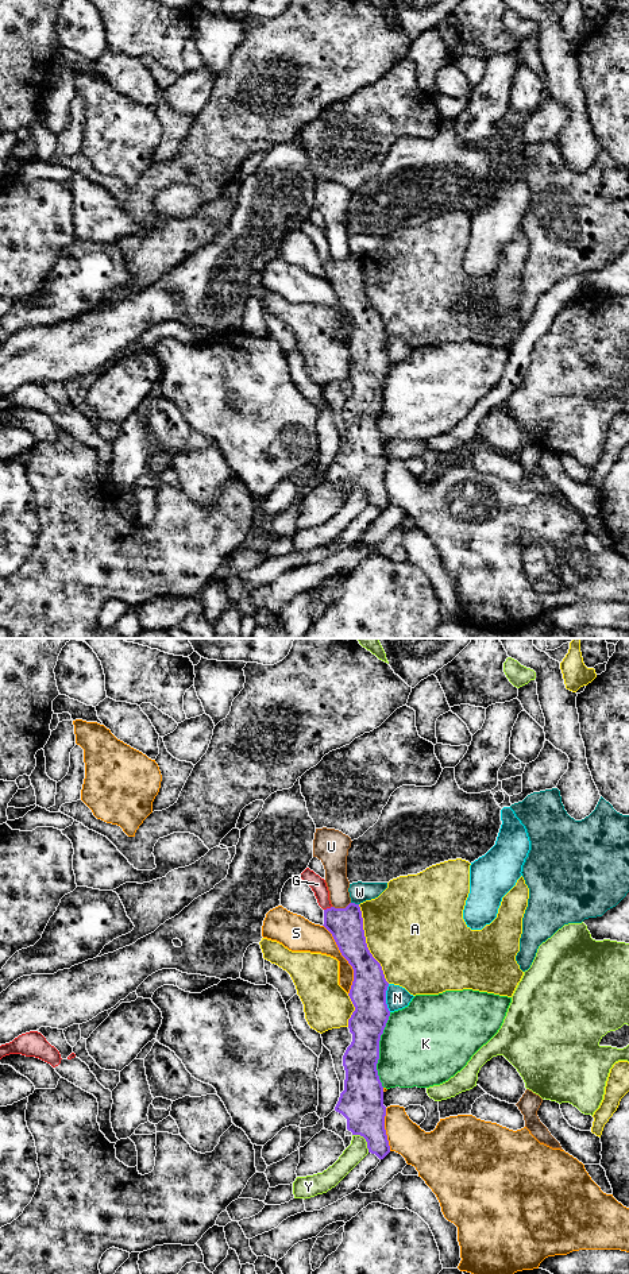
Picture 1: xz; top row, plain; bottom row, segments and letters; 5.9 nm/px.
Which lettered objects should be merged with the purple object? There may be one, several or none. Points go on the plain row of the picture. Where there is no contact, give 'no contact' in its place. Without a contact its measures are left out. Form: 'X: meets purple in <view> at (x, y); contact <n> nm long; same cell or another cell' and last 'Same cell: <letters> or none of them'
A: meets purple in xz at (366, 296); contact 500 nm long; another cell
G: meets purple in xz at (327, 261); contact 50 nm long; another cell
K: meets purple in xz at (378, 402); contact 460 nm long; another cell
N: meets purple in xz at (385, 350); contact 170 nm long; another cell
S: meets purple in xz at (346, 311); contact 440 nm long; another cell
U: meets purple in xz at (340, 261); contact 120 nm long; another cell
W: meets purple in xz at (354, 255); contact 50 nm long; another cell
Y: meets purple in xz at (365, 490); contact 150 nm long; another cell
Same cell: none of them

